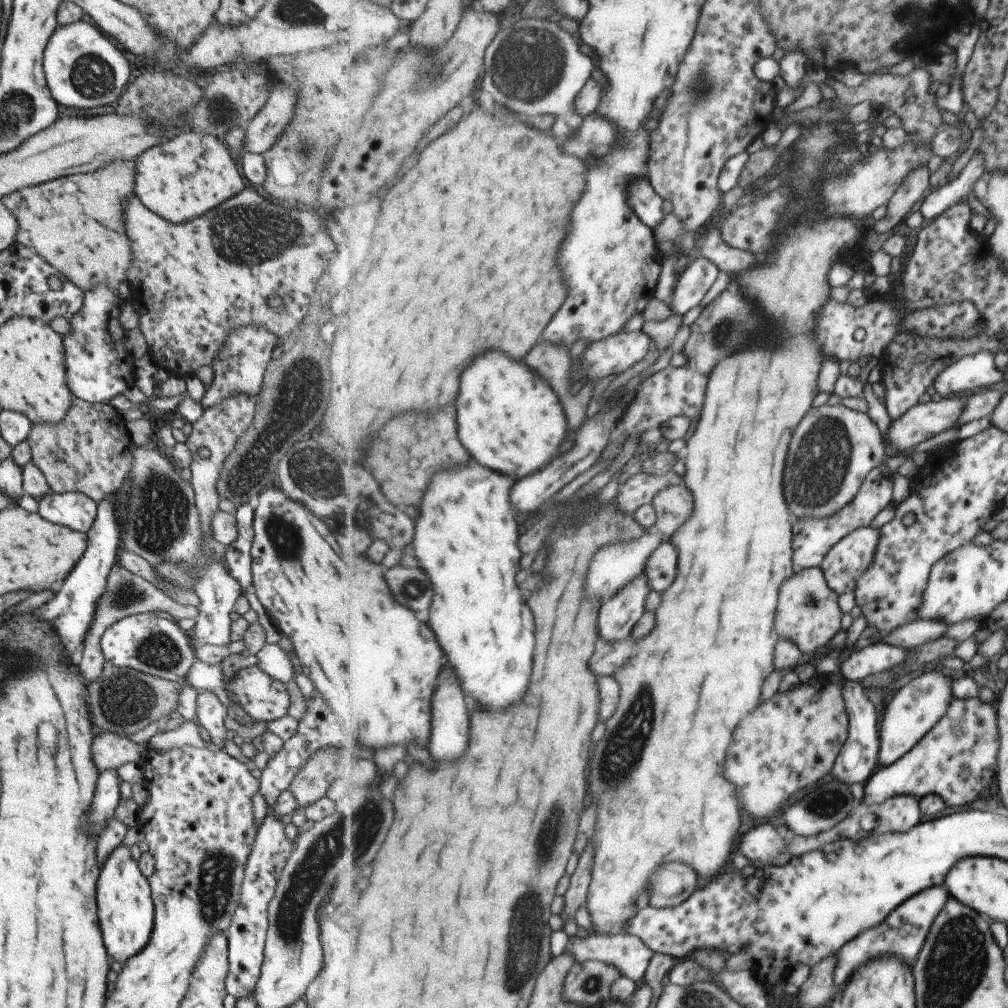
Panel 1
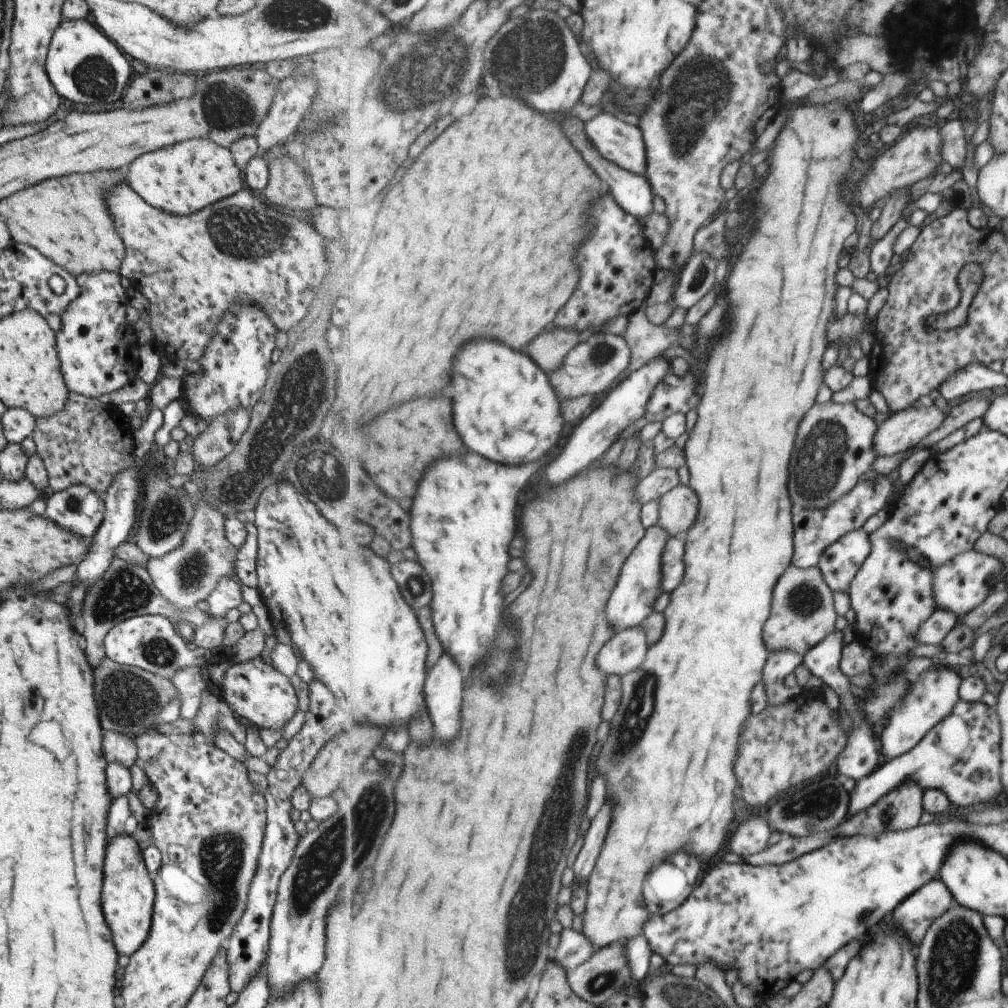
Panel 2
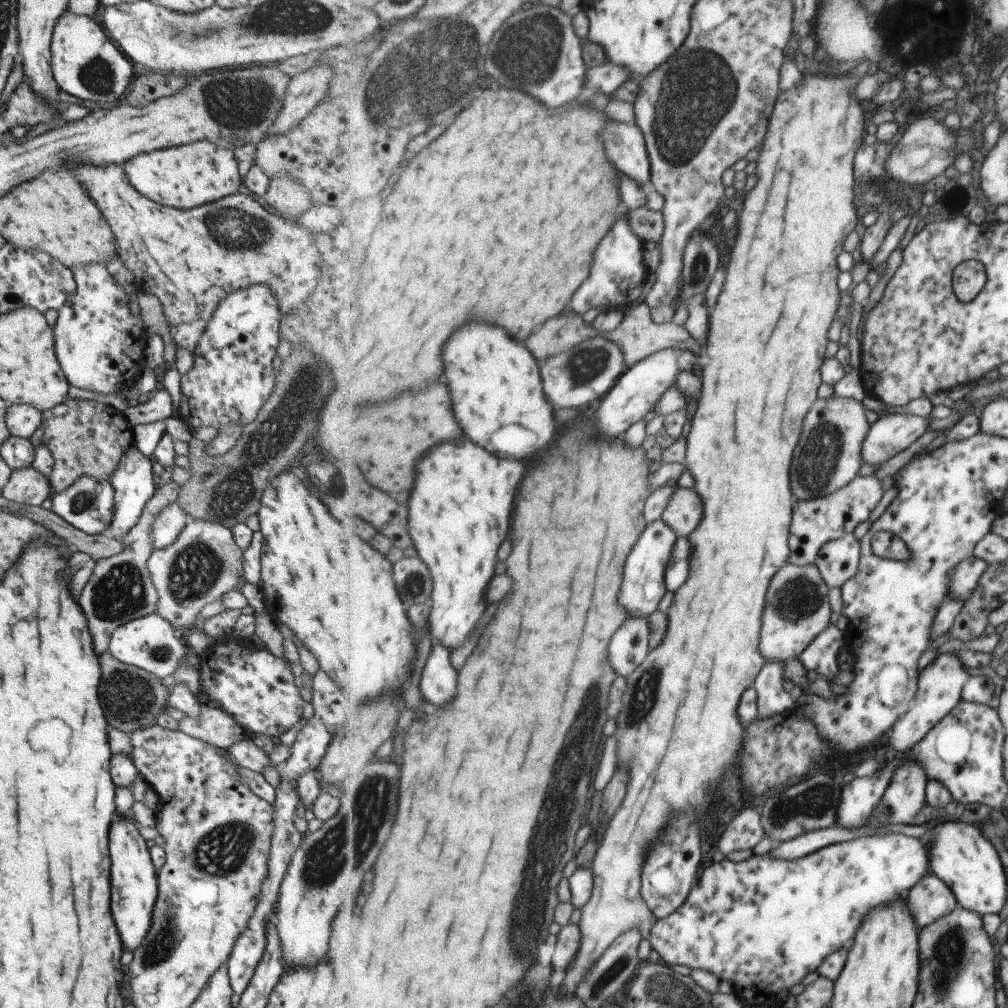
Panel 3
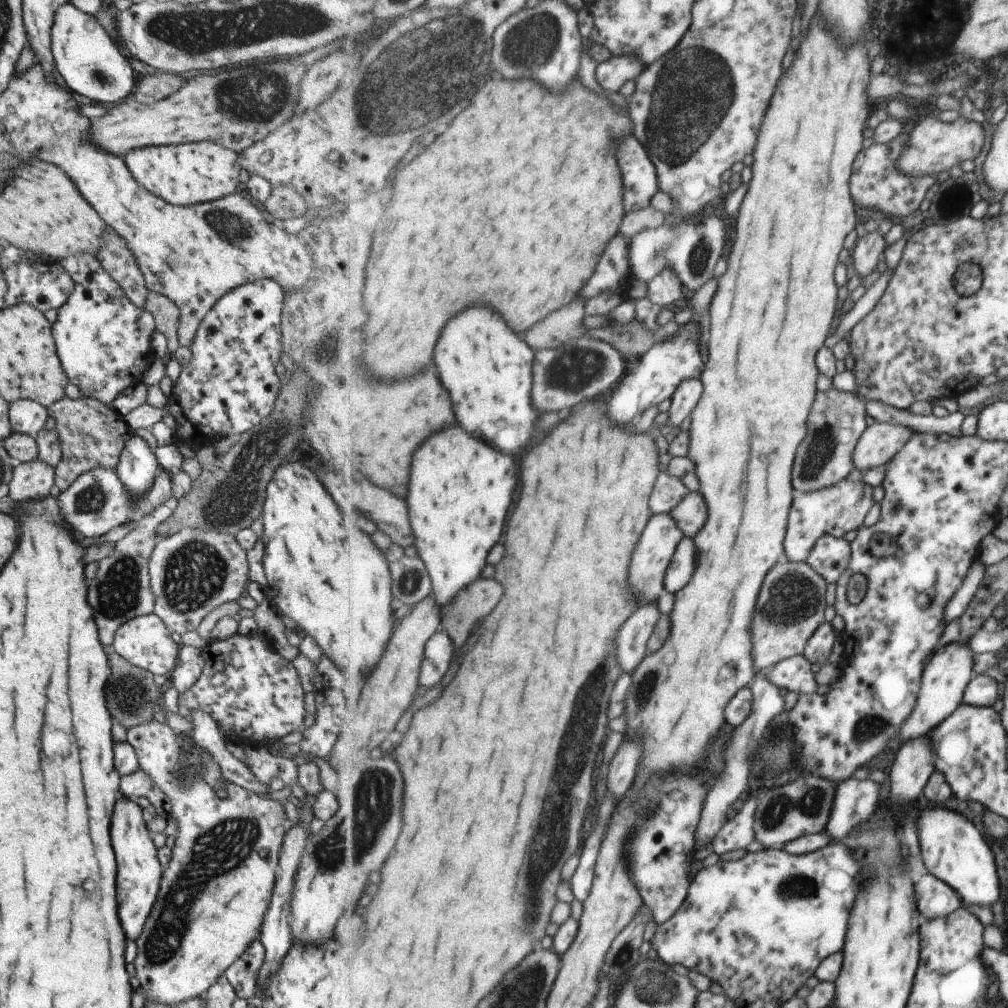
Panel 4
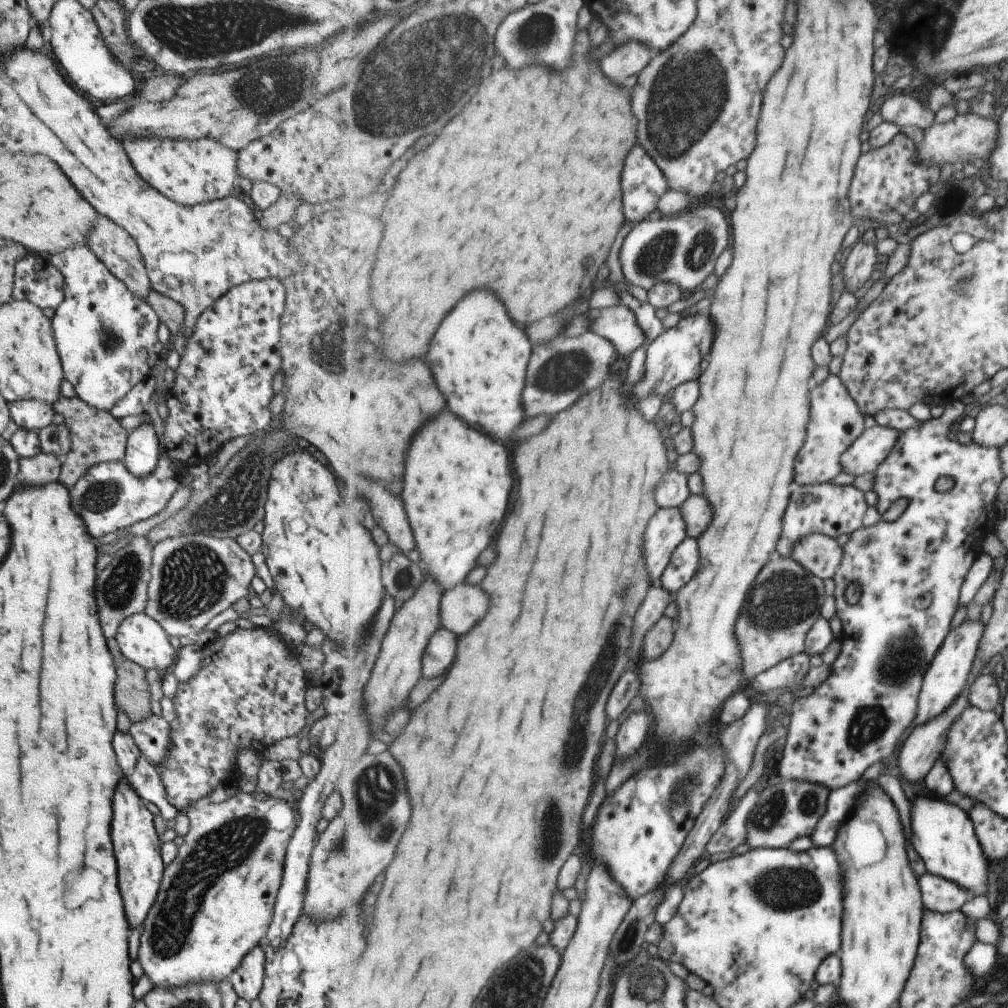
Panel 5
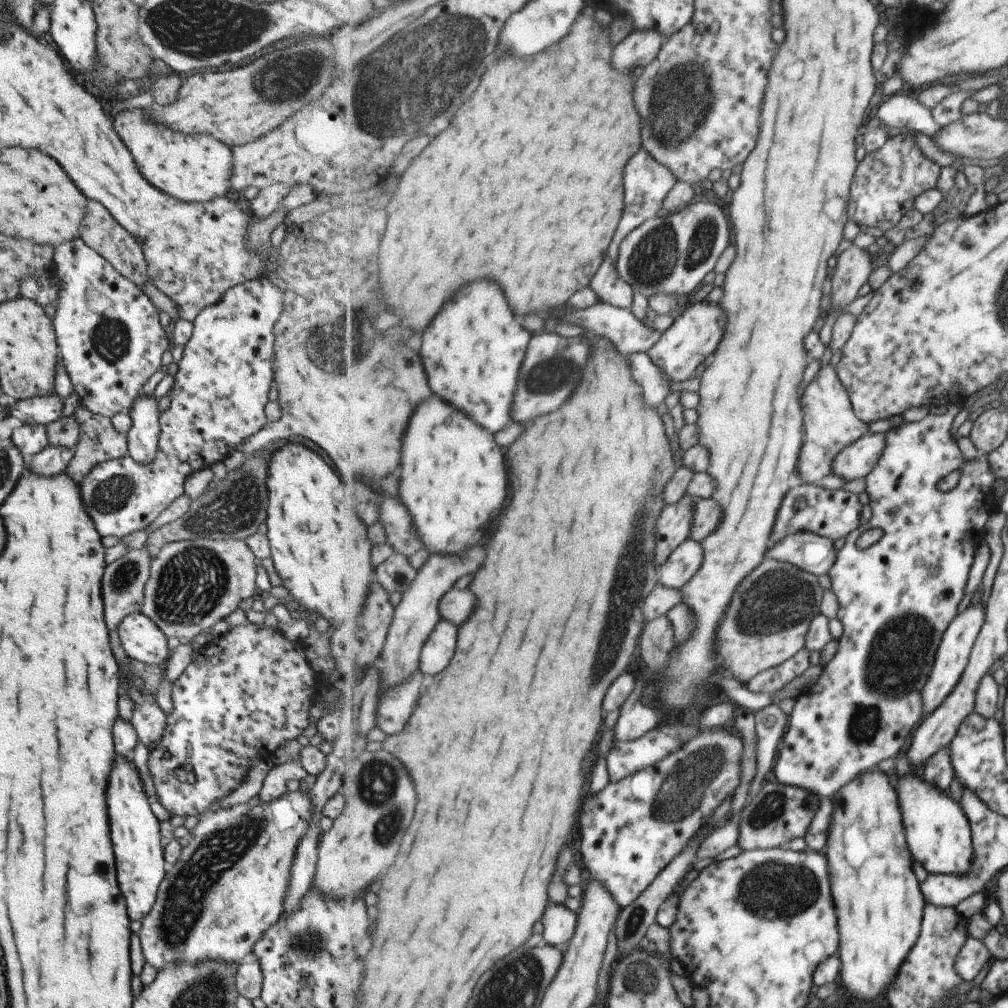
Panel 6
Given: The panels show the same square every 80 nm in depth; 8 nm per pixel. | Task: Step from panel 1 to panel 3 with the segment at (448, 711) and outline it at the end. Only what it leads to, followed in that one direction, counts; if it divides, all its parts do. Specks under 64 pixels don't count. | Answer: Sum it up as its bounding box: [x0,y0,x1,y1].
[419,644,457,706]

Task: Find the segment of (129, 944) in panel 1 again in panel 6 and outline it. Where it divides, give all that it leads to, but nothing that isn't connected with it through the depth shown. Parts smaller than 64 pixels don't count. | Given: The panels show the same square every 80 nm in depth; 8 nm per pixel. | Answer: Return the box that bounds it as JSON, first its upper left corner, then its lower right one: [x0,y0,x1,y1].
[105,756,165,920]

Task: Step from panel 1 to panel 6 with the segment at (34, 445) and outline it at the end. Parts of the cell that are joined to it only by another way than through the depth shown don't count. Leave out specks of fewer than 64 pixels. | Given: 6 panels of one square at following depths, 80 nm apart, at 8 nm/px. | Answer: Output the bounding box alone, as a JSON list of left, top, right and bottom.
[65,404,127,484]

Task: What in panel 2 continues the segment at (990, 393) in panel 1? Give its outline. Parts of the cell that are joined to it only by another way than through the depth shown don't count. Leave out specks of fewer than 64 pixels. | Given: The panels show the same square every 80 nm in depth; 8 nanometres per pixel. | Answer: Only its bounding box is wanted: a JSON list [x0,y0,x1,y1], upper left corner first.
[905,393,990,458]

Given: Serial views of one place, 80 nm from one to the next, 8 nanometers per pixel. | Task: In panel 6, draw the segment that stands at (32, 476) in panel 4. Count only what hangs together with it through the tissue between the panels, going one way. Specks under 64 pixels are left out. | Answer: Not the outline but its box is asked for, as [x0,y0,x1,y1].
[25,445,74,476]

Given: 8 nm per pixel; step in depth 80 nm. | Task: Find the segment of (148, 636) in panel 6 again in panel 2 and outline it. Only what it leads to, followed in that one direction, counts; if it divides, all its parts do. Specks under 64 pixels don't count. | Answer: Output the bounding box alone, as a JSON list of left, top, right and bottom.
[102,615,211,680]

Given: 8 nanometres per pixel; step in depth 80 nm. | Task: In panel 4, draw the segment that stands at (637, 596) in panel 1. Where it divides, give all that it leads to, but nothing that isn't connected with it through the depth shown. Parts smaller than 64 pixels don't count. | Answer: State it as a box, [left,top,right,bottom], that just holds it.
[631,513,686,604]

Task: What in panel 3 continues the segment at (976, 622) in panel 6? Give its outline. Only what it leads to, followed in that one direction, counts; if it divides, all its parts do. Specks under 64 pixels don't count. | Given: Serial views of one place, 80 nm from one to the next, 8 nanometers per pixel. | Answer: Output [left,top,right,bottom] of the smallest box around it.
[887,654,969,753]

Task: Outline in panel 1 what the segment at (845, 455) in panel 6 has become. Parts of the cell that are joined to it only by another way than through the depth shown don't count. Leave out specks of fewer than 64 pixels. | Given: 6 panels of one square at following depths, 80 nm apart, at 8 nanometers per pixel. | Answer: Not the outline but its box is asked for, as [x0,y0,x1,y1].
[886,397,967,451]

